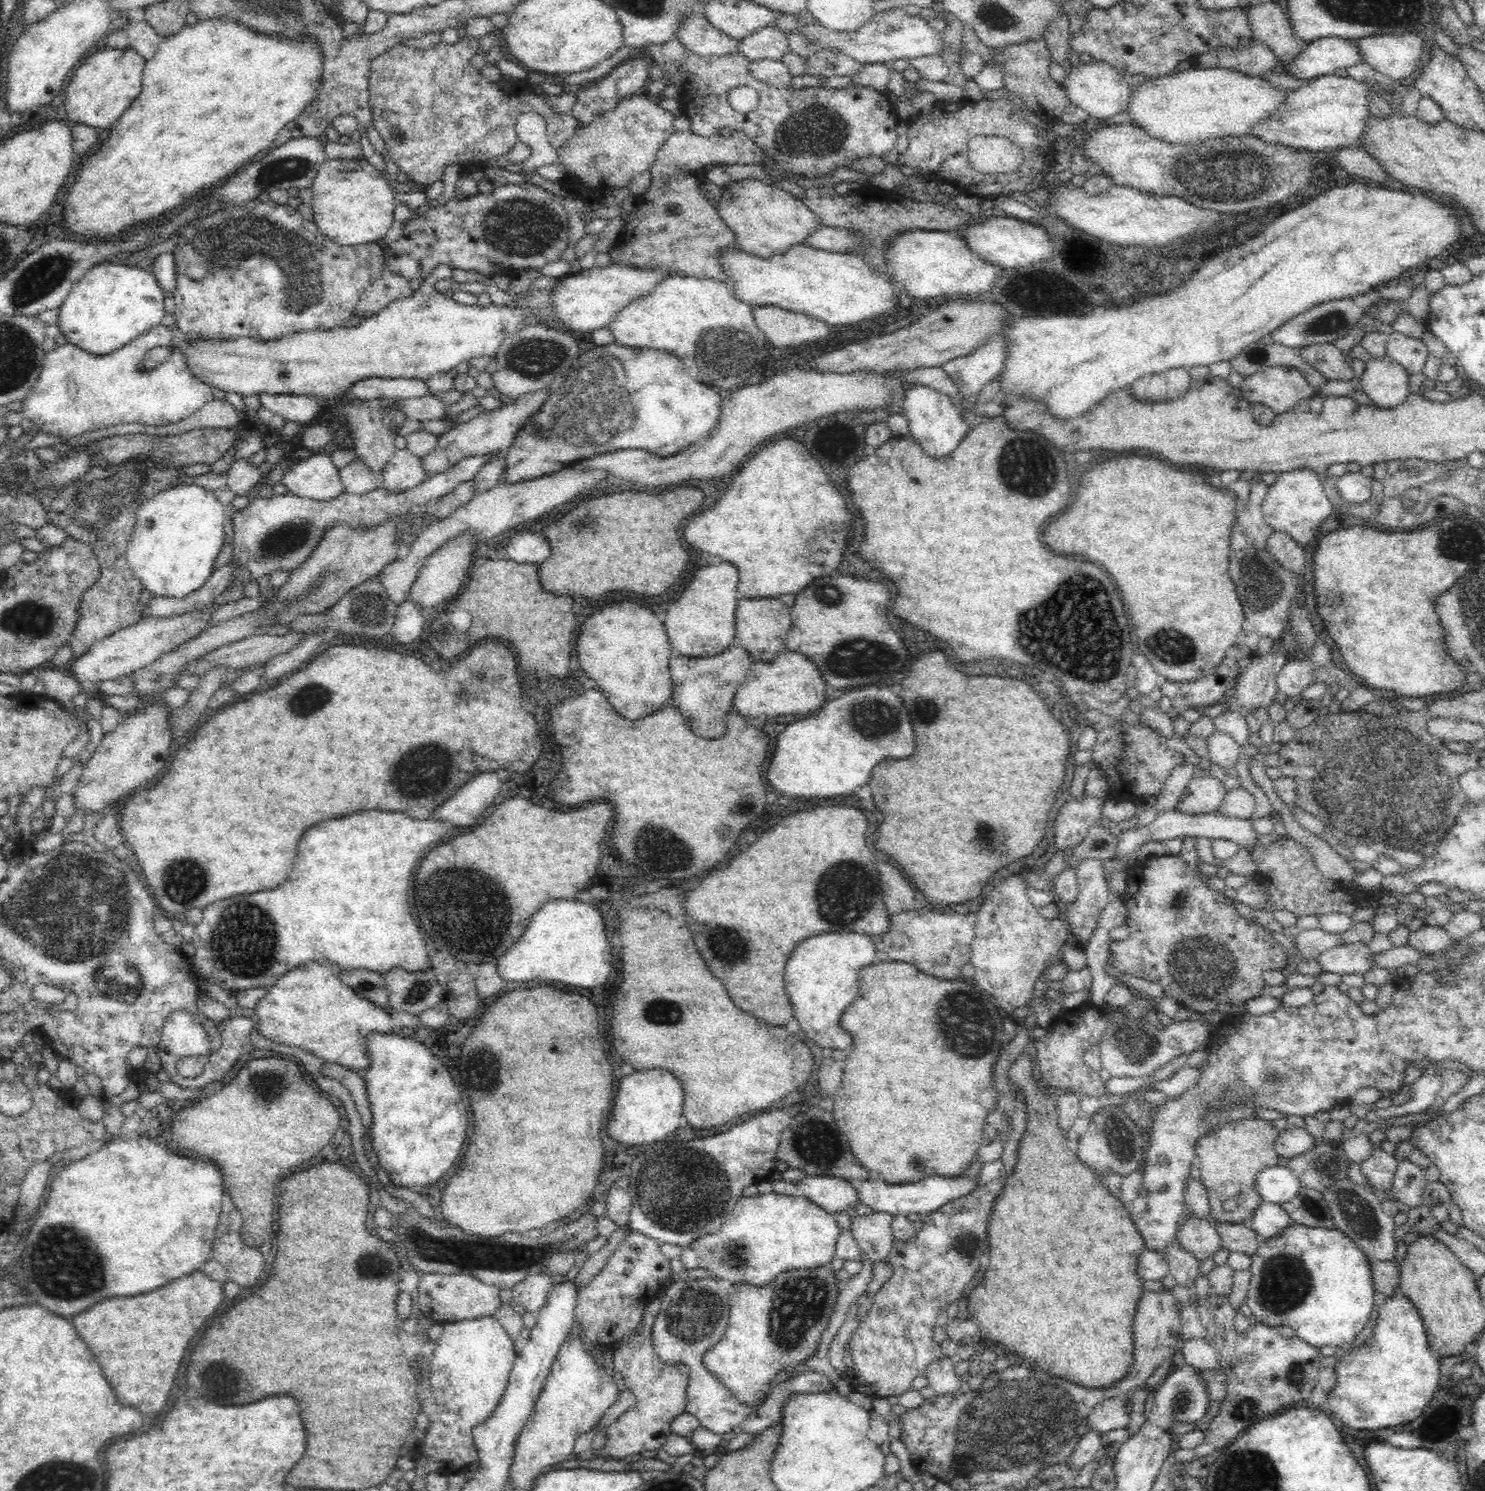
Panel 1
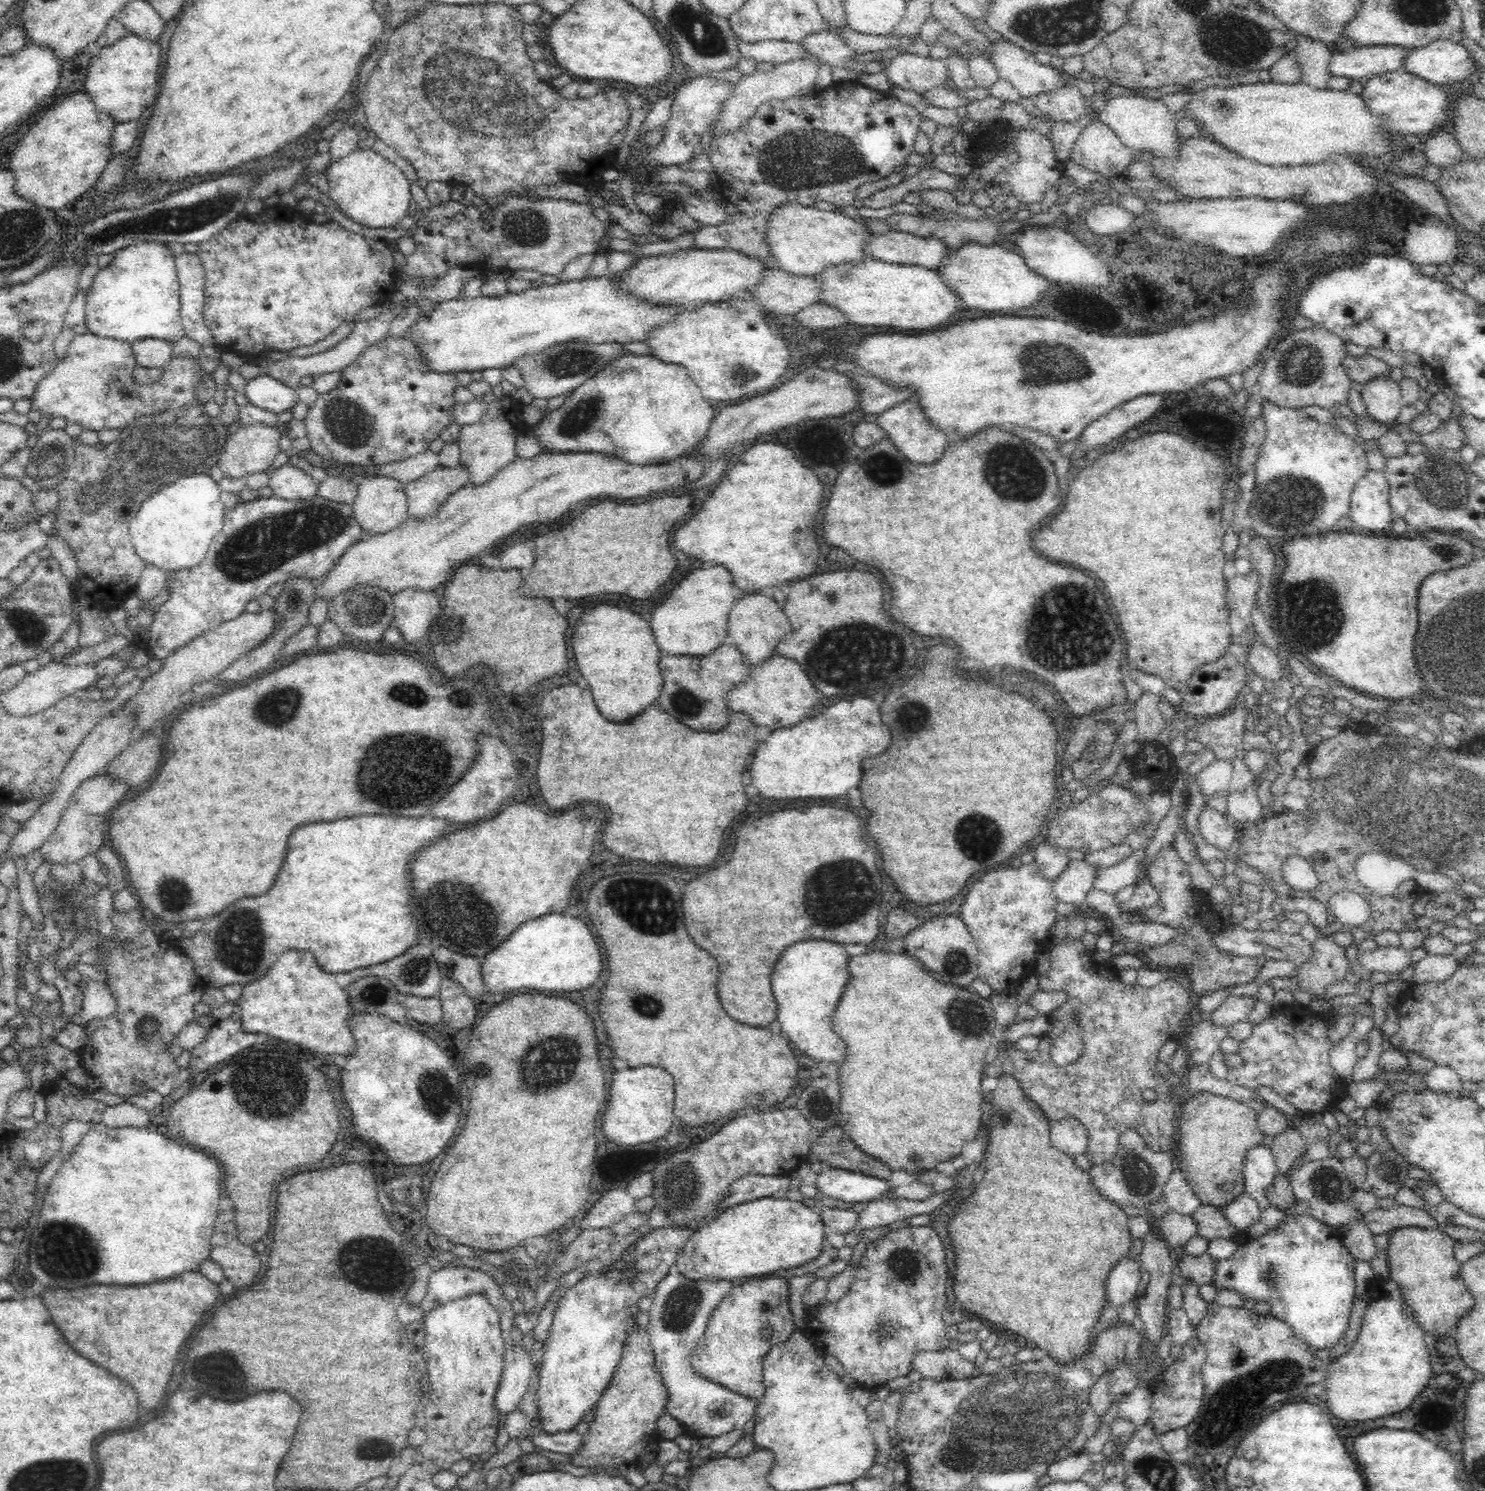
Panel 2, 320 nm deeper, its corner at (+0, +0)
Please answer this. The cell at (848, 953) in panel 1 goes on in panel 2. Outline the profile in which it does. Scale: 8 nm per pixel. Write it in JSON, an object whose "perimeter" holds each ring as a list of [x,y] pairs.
{"perimeter":[[[802,940],[792,944],[784,954],[778,958],[770,982],[777,1004],[776,1019],[779,1022],[781,1034],[796,1045],[796,1048],[803,1052],[806,1057],[814,1060],[824,1060],[828,1064],[840,1064],[846,1056],[846,1043],[833,1032],[832,1018],[838,1000],[842,996],[844,986],[850,978],[847,970],[849,955],[846,953],[843,944],[824,940]]]}

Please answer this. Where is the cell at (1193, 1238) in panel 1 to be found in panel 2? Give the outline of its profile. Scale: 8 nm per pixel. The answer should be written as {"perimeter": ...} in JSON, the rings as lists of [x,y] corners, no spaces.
{"perimeter":[[[1170,1209],[1154,1222],[1154,1226],[1157,1234],[1170,1248],[1183,1247],[1188,1239],[1196,1234],[1196,1223],[1190,1215],[1180,1214]]]}

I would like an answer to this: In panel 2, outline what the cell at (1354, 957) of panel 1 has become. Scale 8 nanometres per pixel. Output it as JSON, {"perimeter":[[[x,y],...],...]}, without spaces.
{"perimeter":[[[1376,947],[1371,952],[1358,956],[1360,964],[1371,973],[1385,972],[1389,974],[1403,973],[1407,967],[1413,966],[1411,954],[1400,947]]]}

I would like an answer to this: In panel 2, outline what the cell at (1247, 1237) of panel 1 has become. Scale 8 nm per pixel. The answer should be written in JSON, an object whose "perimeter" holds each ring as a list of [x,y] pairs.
{"perimeter":[[[1201,1203],[1190,1214],[1196,1223],[1196,1234],[1207,1240],[1212,1238],[1236,1238],[1240,1231],[1230,1224],[1224,1213],[1214,1205]]]}

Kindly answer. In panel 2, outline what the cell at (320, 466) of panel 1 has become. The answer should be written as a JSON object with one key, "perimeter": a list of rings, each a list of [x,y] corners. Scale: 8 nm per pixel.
{"perimeter":[[[284,464],[271,471],[269,474],[268,486],[272,489],[272,493],[275,497],[284,500],[309,499],[316,496],[318,482],[312,479],[310,475],[302,471],[300,468]]]}

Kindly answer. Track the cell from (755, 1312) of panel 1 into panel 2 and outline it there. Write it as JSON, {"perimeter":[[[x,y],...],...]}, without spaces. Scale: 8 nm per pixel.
{"perimeter":[[[765,1278],[746,1281],[732,1290],[712,1310],[702,1338],[690,1359],[696,1375],[727,1390],[760,1401],[765,1394],[763,1360],[768,1348],[784,1342],[794,1330],[788,1307],[788,1279]]]}

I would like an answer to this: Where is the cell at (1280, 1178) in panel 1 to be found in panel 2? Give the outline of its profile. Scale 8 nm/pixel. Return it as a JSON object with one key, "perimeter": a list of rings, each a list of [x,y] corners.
{"perimeter":[[[1256,1144],[1246,1150],[1243,1160],[1243,1177],[1248,1195],[1258,1203],[1263,1211],[1270,1206],[1265,1191],[1271,1186],[1276,1172],[1275,1158],[1270,1148]]]}

